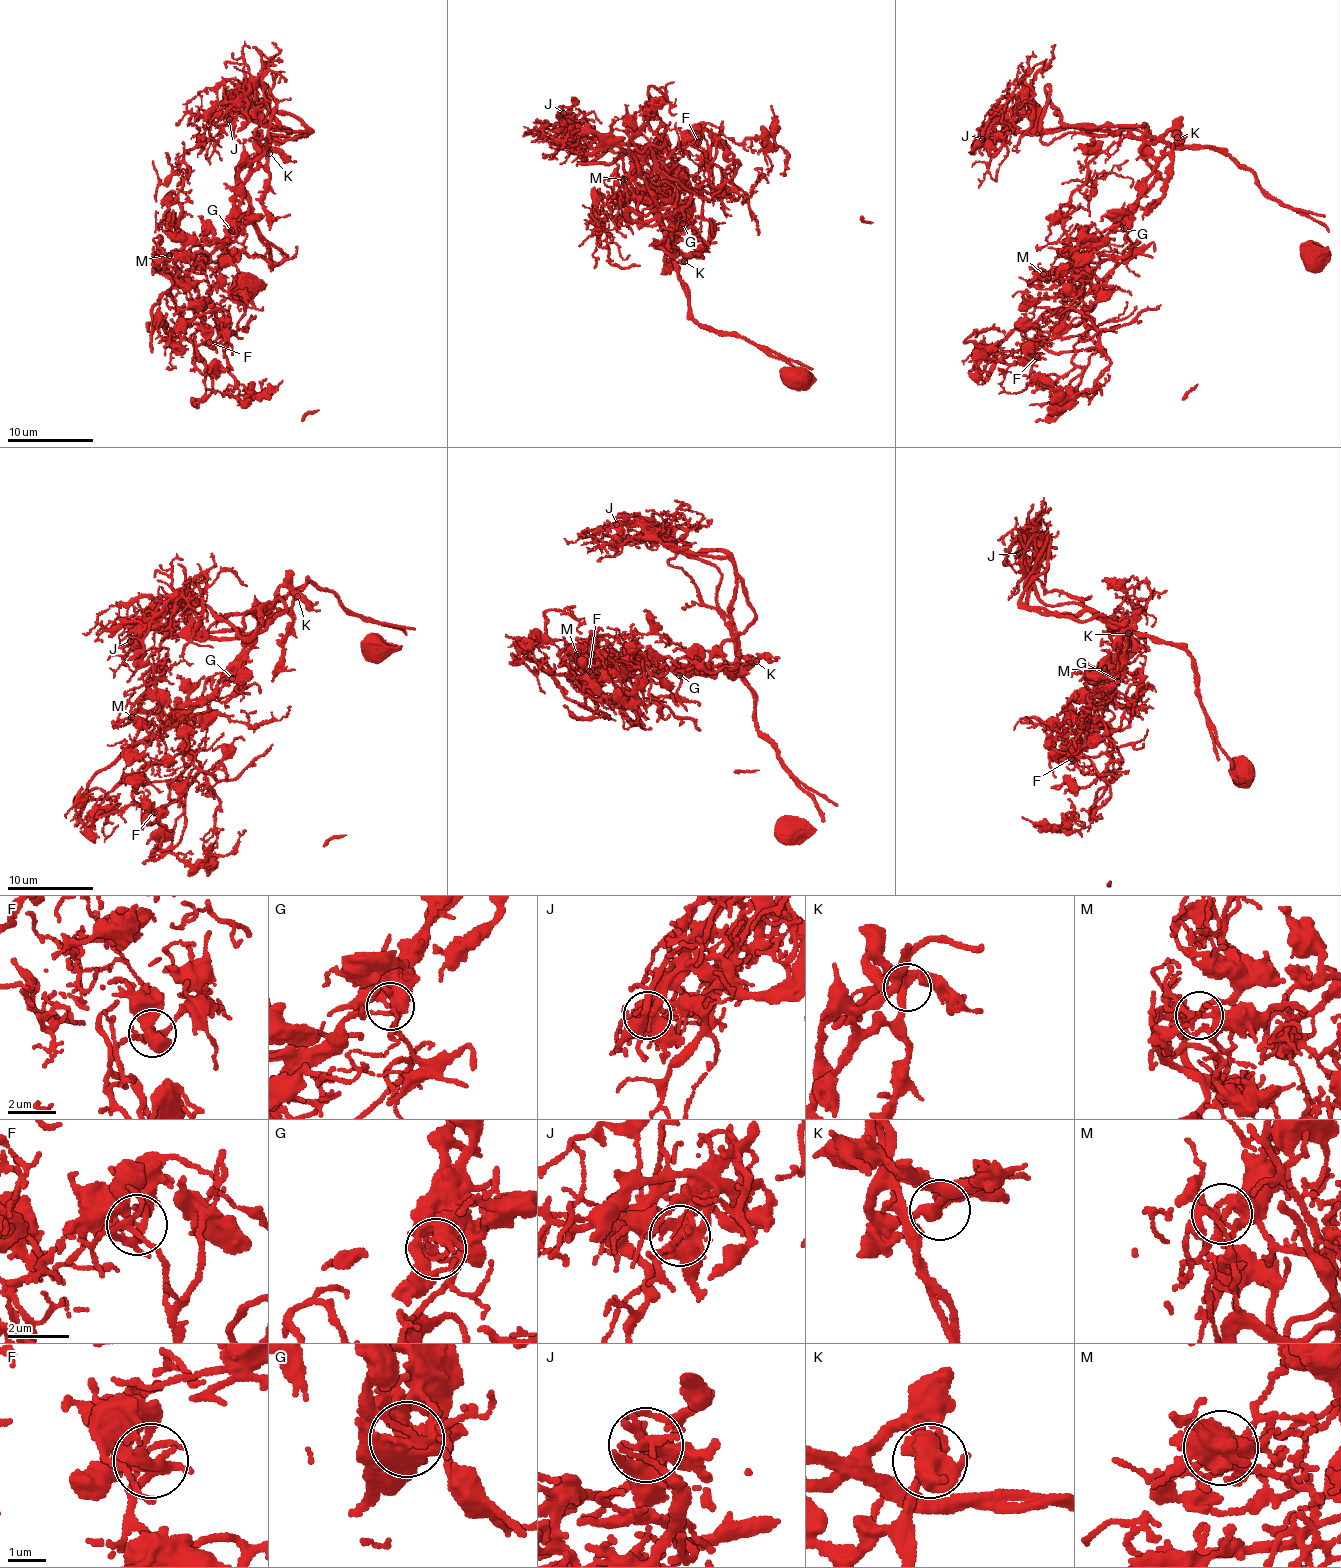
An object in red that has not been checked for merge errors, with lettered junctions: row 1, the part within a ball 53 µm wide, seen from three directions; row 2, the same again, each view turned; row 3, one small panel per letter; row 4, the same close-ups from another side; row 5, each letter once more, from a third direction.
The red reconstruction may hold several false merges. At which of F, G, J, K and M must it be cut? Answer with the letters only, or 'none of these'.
G, J

